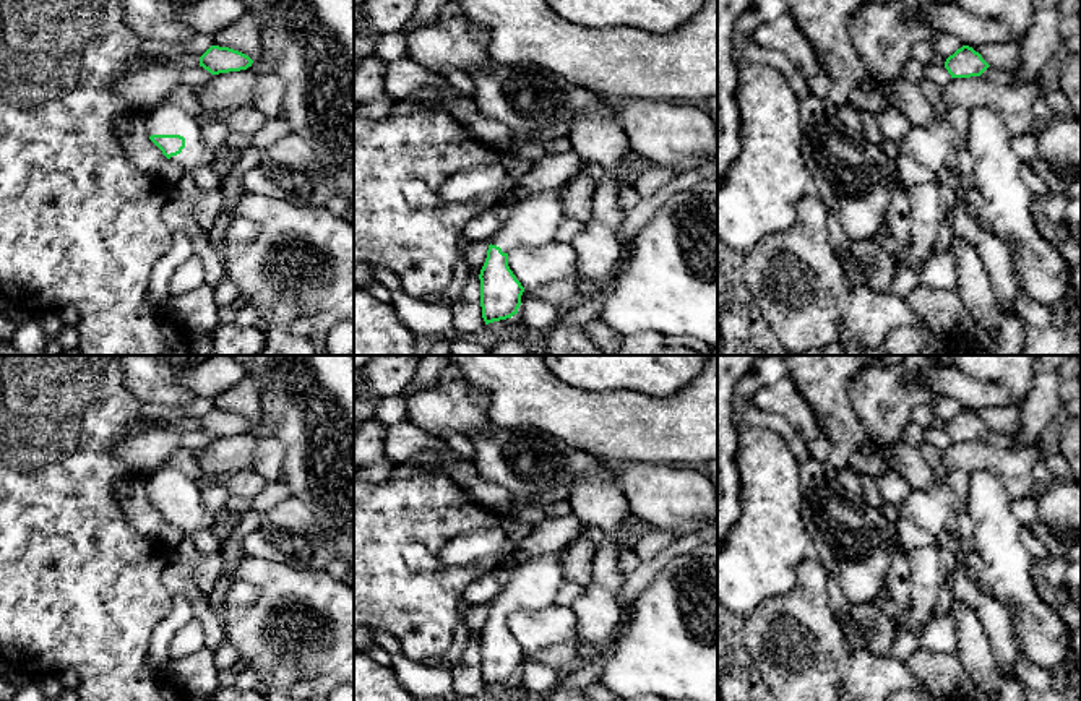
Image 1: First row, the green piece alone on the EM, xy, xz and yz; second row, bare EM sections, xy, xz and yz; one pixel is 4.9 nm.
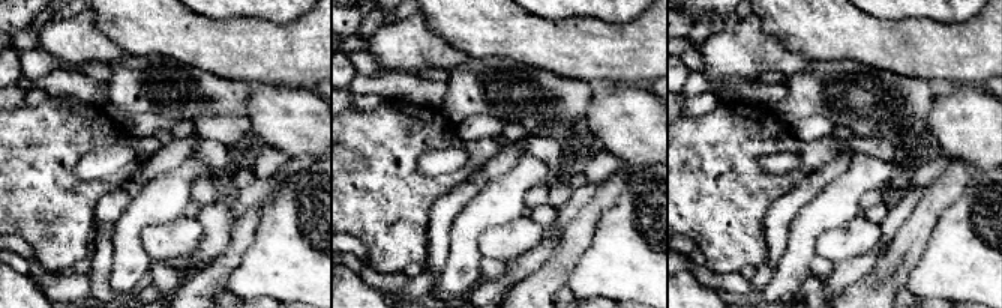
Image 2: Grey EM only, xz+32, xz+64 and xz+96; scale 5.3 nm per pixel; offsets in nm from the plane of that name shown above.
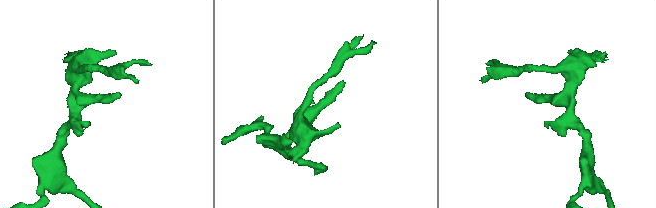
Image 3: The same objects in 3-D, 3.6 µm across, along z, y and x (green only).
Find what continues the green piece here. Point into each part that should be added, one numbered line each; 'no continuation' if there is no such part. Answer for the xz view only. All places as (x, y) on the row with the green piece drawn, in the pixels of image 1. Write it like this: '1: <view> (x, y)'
1: xz (533, 221)

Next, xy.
1: xy (166, 119)

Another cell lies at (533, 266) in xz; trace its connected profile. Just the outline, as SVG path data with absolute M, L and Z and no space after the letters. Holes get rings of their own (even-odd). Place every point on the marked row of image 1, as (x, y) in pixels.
M549 242L508 252L508 266L524 289L536 289L570 277L576 271L571 243Z

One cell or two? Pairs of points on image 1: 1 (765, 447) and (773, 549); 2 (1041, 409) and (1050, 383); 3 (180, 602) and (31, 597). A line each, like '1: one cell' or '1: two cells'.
1: one cell
2: one cell
3: two cells

